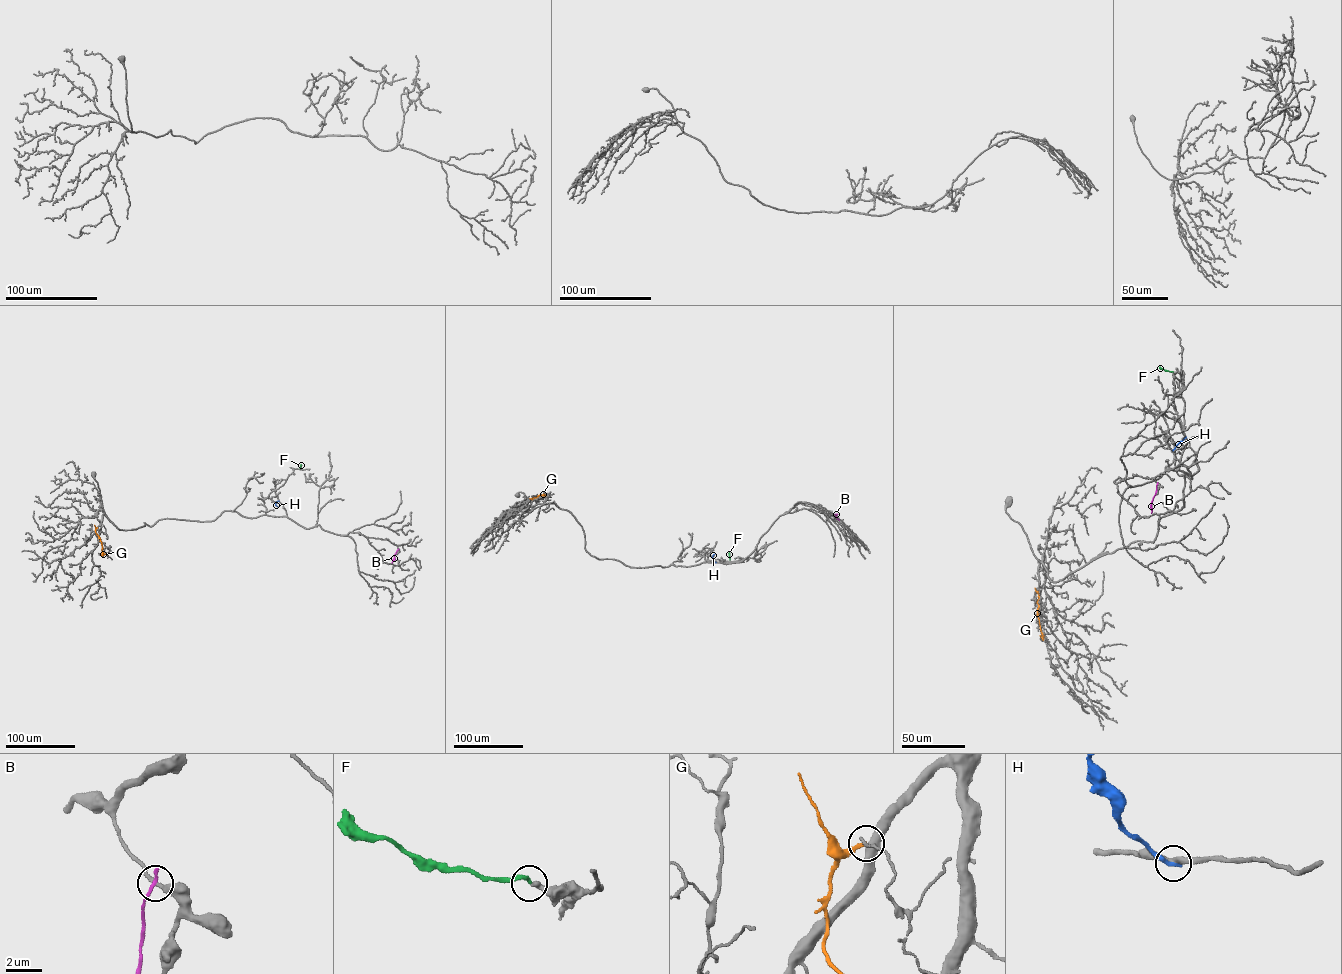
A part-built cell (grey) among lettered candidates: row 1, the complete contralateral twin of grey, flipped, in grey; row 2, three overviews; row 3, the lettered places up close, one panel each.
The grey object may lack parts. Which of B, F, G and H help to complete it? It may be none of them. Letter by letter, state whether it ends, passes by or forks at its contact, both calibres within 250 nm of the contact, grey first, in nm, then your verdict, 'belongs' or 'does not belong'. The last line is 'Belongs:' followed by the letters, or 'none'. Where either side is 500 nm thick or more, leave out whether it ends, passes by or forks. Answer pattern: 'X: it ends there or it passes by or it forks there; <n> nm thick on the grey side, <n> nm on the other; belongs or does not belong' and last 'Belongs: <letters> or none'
B: it ends there; 240 nm thick on the grey side, 240 nm on the other; does not belong
F: it ends there; 280 nm thick on the grey side, 240 nm on the other; belongs
G: it ends there; 480 nm thick on the grey side, 200 nm on the other; does not belong
H: it ends there; 300 nm thick on the grey side, 280 nm on the other; does not belong
Belongs: F

